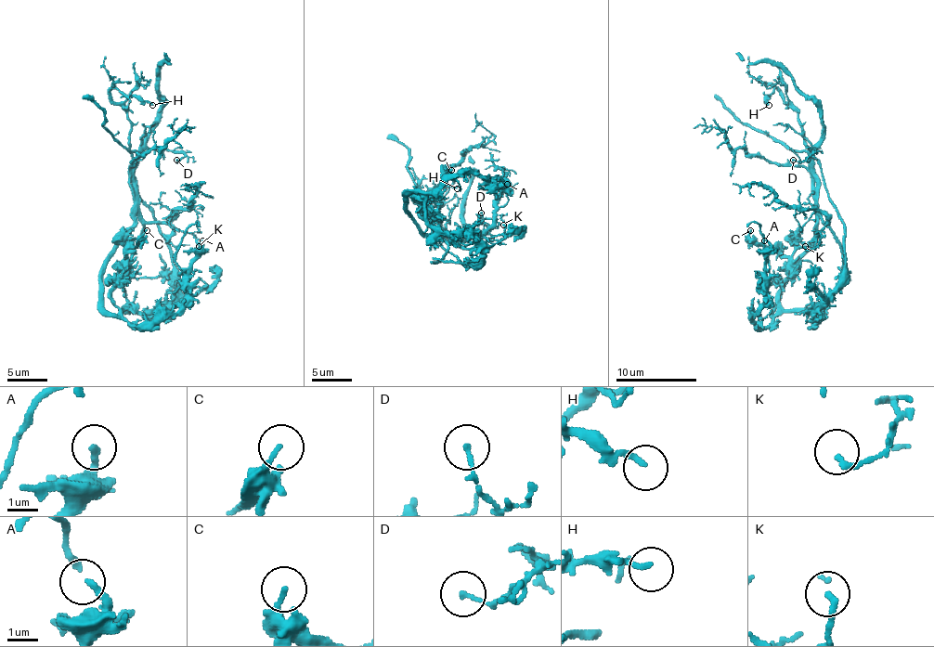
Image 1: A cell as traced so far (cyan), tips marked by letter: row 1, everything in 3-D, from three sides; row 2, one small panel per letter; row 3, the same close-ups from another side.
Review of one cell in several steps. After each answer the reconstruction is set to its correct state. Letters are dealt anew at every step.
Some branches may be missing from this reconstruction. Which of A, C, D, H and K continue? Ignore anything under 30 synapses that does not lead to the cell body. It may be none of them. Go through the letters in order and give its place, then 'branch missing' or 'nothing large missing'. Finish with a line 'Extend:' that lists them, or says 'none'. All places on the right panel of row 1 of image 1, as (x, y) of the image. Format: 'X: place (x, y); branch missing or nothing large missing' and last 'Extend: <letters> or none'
A: place (764, 240); nothing large missing
C: place (750, 230); nothing large missing
D: place (793, 160); nothing large missing
H: place (769, 105); nothing large missing
K: place (805, 246); nothing large missing
Extend: none

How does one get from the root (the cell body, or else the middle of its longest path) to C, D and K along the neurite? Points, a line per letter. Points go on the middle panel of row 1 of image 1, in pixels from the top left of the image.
C: (414, 223), (407, 211), (407, 202), (410, 199), (419, 199), (429, 208), (434, 188), (451, 170)
D: (414, 223), (426, 235), (439, 237), (447, 232), (459, 237), (489, 228), (481, 213)
K: (414, 223), (424, 232), (467, 249), (475, 249), (485, 240), (499, 240), (503, 225)

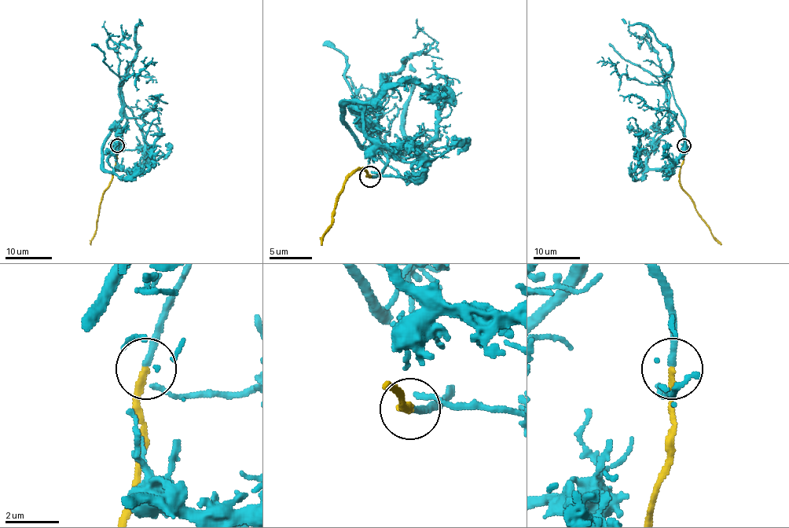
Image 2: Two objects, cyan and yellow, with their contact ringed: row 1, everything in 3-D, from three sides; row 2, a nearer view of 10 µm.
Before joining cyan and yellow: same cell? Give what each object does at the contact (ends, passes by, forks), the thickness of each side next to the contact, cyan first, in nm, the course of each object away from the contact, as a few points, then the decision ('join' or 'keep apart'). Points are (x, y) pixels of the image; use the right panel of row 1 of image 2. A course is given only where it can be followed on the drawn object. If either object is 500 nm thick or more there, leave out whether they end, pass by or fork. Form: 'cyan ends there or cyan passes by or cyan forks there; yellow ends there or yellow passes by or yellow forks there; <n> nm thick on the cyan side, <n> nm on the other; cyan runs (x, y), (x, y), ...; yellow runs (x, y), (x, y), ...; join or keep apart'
cyan passes by; yellow ends there; 140 nm thick on the cyan side, 220 nm on the other; cyan runs (684, 144), (671, 116), (646, 156), (646, 170), (636, 178), (639, 135), (636, 120), (627, 120); yellow runs (684, 145), (684, 162), (679, 171), (679, 183), (711, 234), (721, 244); join

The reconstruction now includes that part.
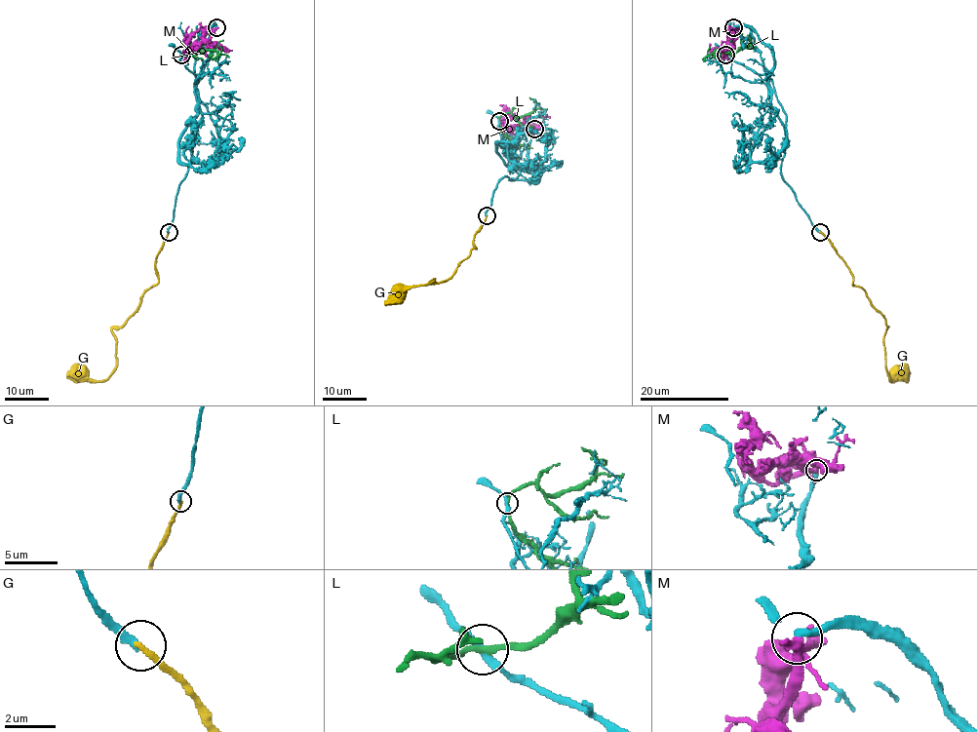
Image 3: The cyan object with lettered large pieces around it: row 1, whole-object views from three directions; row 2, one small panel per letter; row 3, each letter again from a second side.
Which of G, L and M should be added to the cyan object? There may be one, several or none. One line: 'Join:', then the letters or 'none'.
Join: none

